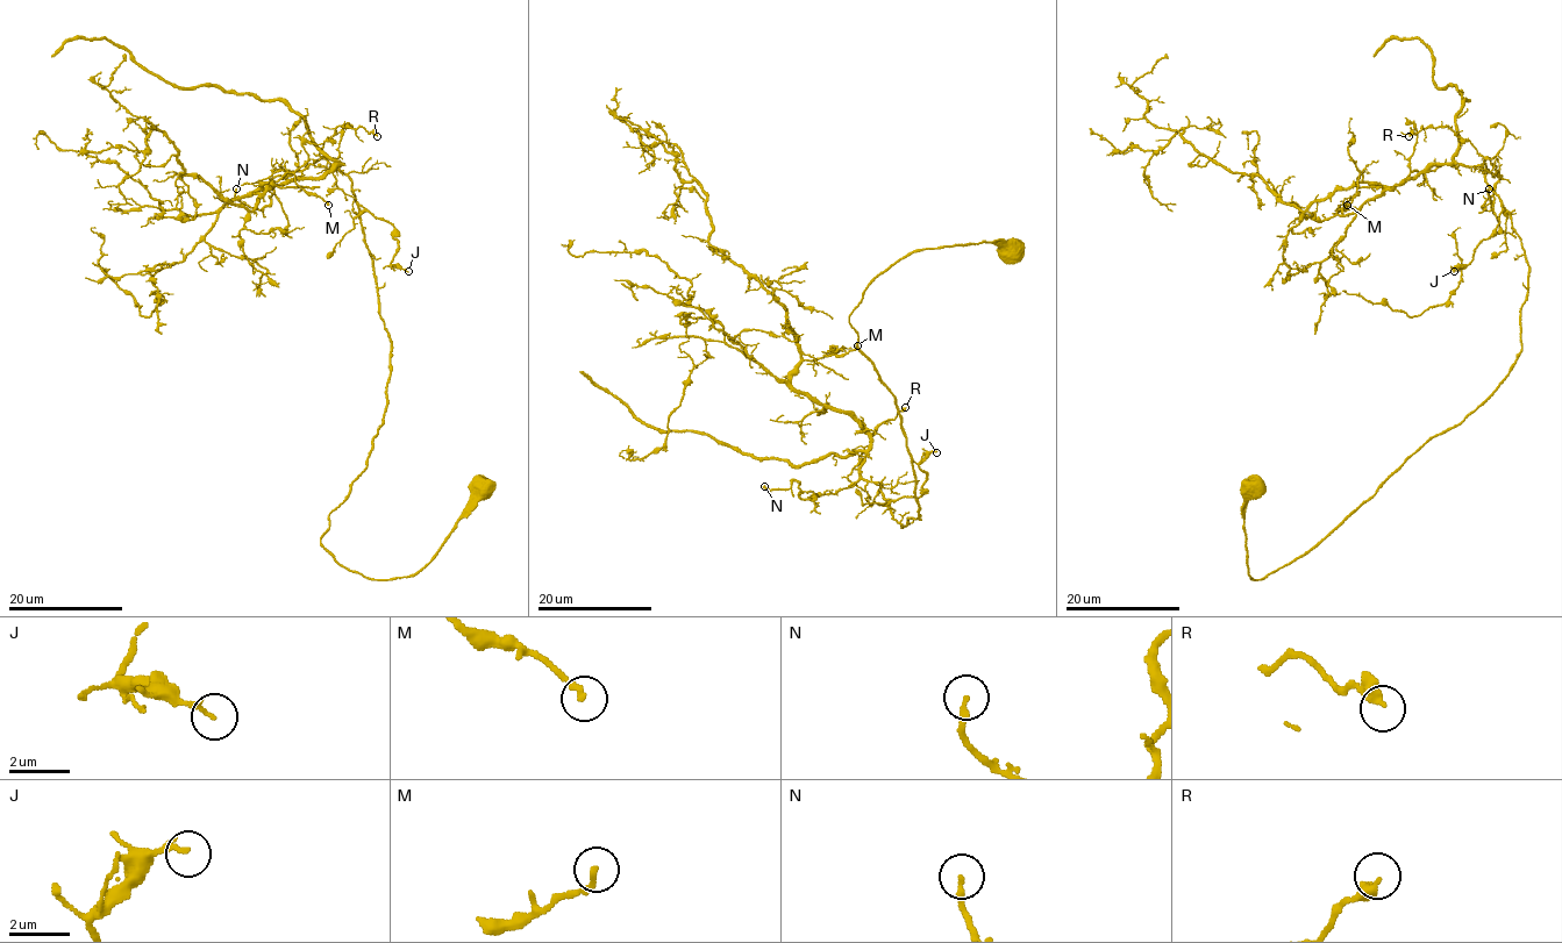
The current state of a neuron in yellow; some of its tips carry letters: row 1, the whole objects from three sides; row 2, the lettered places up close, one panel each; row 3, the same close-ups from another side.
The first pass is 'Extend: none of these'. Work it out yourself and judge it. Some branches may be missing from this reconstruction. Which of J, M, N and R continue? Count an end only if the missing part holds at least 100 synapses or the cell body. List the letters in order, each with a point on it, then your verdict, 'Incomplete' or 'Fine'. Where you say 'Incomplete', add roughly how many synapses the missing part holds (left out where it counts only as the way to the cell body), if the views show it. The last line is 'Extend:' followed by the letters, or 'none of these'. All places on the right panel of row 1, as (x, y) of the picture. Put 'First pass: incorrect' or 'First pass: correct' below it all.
J: Place: (1454, 271). Fine
M: Place: (1347, 205). Fine
N: Place: (1489, 188). Fine
R: Place: (1409, 136). Fine
Extend: none of these
First pass: correct

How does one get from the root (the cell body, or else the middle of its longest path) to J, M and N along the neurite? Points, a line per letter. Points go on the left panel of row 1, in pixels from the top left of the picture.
J: (479, 488), (412, 574), (366, 579), (321, 544), (386, 404), (361, 213), (393, 226), (390, 264), (408, 271)
M: (479, 488), (412, 574), (321, 544), (391, 338), (341, 163), (263, 186), (328, 205)
N: (479, 488), (412, 574), (321, 544), (386, 404), (373, 263), (326, 159), (263, 211), (236, 188)

